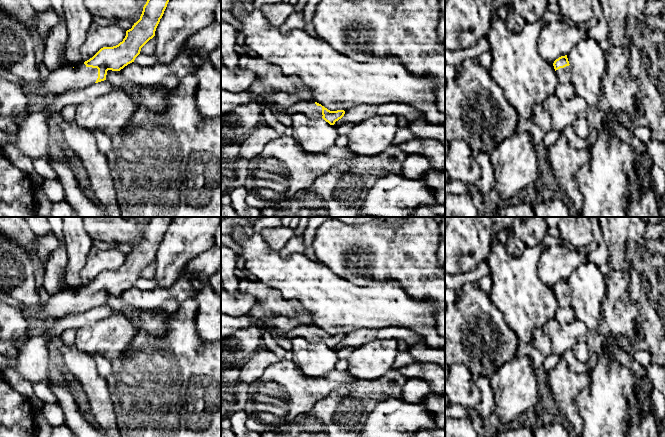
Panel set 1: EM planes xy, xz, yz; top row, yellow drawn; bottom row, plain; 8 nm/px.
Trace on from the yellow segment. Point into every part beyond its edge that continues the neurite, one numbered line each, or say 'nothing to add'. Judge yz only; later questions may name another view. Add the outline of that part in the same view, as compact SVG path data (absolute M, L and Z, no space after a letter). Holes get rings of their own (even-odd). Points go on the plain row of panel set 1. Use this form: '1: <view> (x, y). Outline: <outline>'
1: yz (564, 298). Outline: M566 290L564 292L560 292L556 294L556 298L558 300L559 307L564 308L564 307L571 306L570 290Z

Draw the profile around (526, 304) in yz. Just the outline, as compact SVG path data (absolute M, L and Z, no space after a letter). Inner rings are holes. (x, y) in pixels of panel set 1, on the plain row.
M494 240L487 263L490 268L492 287L491 301L502 313L506 324L513 330L519 342L529 344L535 329L543 328L549 320L555 319L559 303L553 288L543 284L537 273L538 259L544 250L541 245L526 247L519 256L512 256L506 246Z

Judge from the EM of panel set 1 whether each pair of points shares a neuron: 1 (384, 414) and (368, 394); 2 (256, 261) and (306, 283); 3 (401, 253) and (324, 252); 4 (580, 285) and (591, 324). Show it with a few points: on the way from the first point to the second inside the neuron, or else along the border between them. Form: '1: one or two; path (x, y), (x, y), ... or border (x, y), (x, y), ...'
1: two; border (381, 400), (371, 409), (364, 424)
2: one; path (268, 266), (276, 272), (294, 277)
3: one; path (382, 249), (363, 249), (359, 245), (343, 248)
4: one; path (586, 295), (587, 309), (590, 314)

